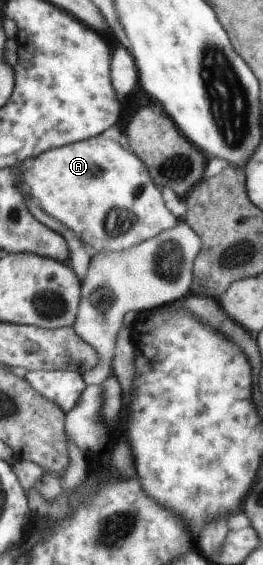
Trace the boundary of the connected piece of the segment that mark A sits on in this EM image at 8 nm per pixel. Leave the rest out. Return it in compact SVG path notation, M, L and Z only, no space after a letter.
M97 136L43 152L33 158L23 180L43 211L75 232L92 252L129 250L175 226L141 160L111 138Z

